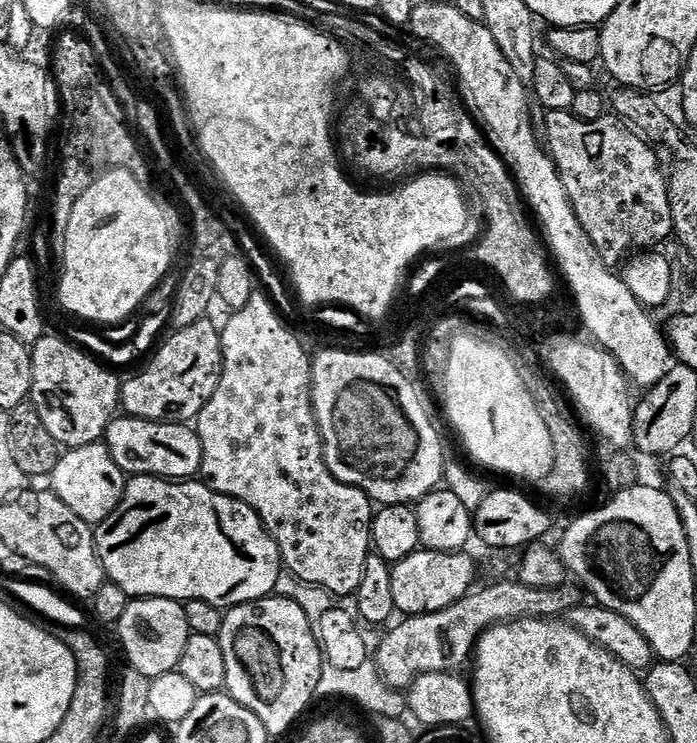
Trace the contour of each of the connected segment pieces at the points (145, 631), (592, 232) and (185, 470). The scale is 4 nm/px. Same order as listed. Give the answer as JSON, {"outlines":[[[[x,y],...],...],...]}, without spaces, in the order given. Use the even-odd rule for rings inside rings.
{"outlines":[[[[149,596],[133,599],[119,620],[118,630],[127,663],[139,674],[151,678],[179,669],[182,650],[186,650],[186,642],[190,635],[186,610],[181,601]]],[[[548,112],[548,126],[547,149],[566,186],[578,222],[582,230],[586,230],[590,242],[594,242],[594,250],[598,250],[604,264],[623,265],[633,254],[655,249],[667,236],[673,235],[668,178],[655,148],[637,136],[633,129],[612,118],[582,122],[571,112]]],[[[120,414],[108,423],[103,443],[108,445],[110,458],[118,462],[124,473],[132,476],[159,476],[184,482],[195,477],[202,466],[202,442],[195,427],[184,422],[139,420],[137,416]]]]}

